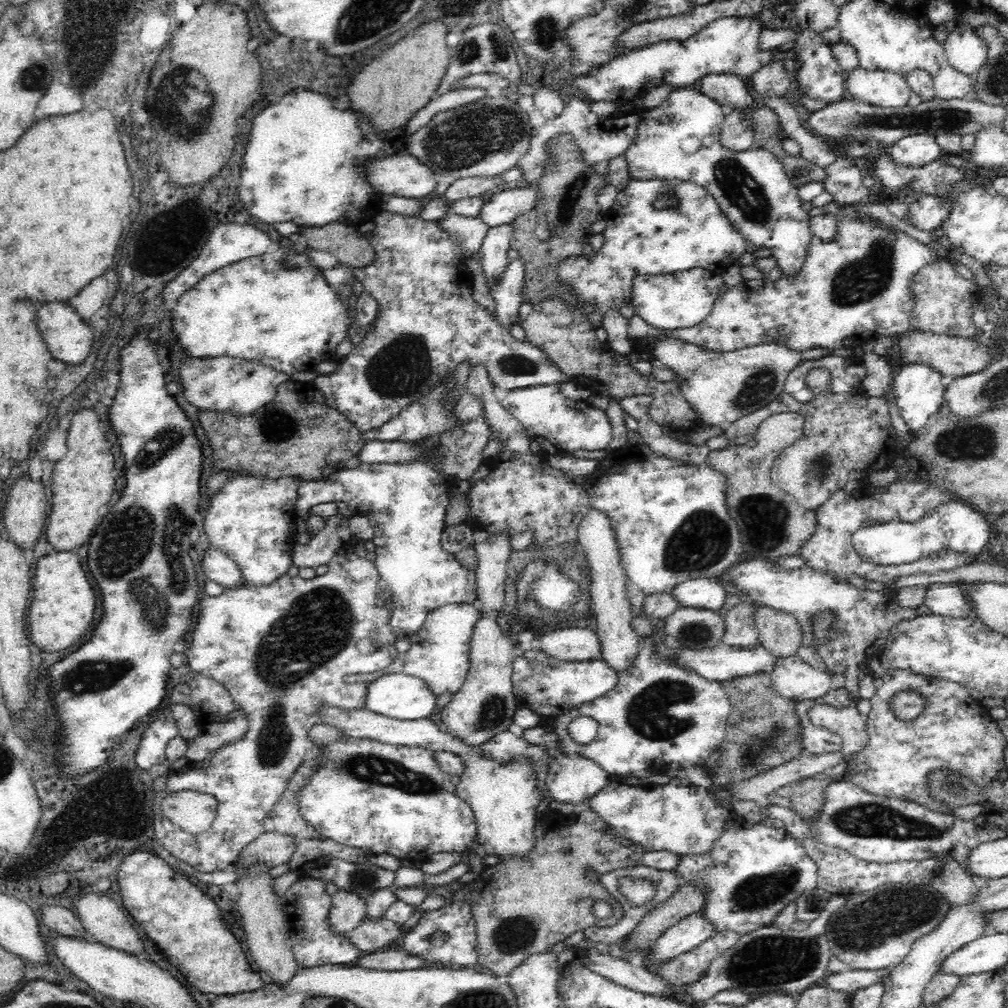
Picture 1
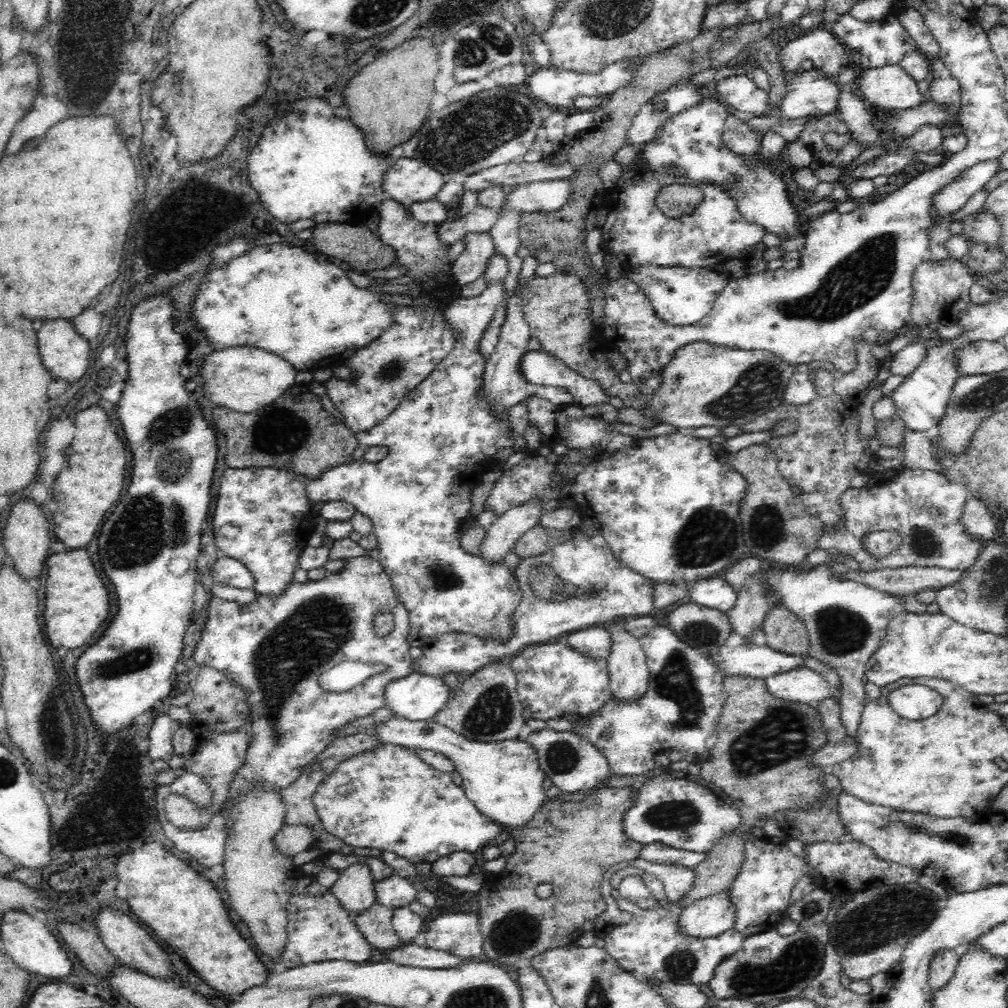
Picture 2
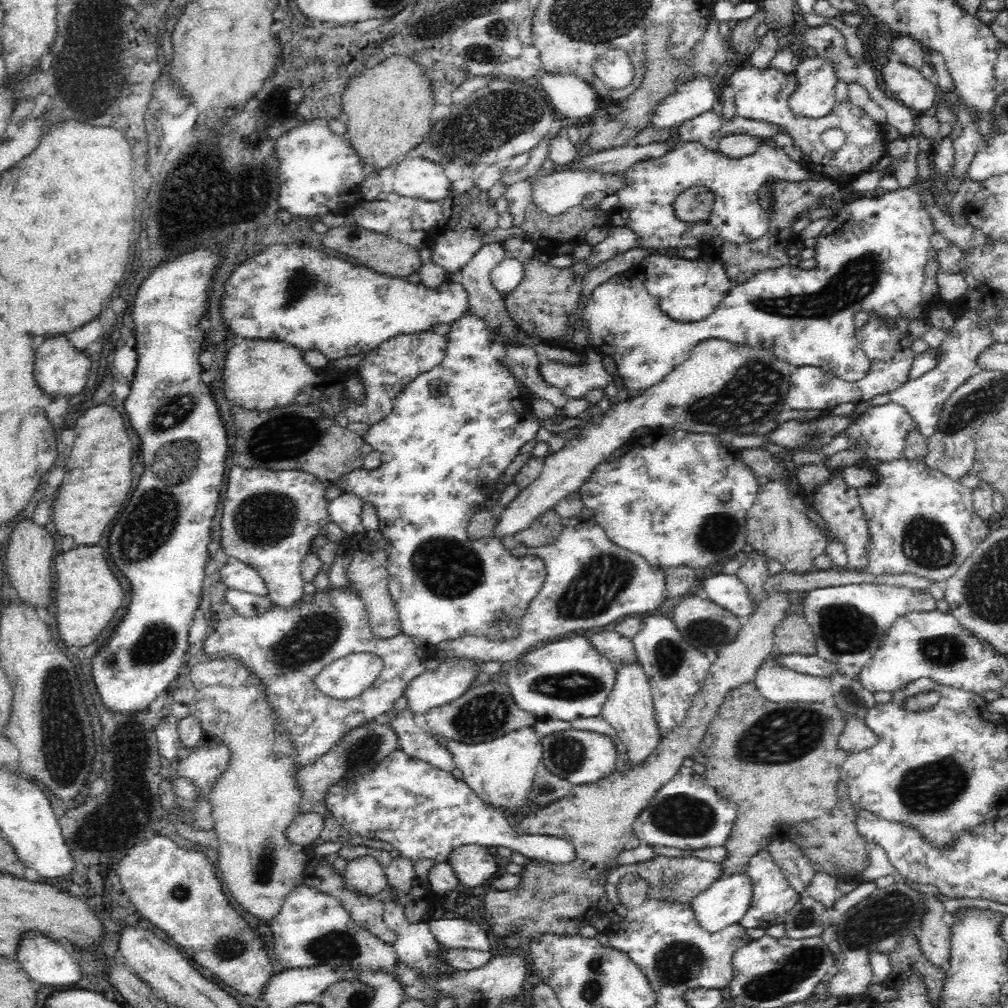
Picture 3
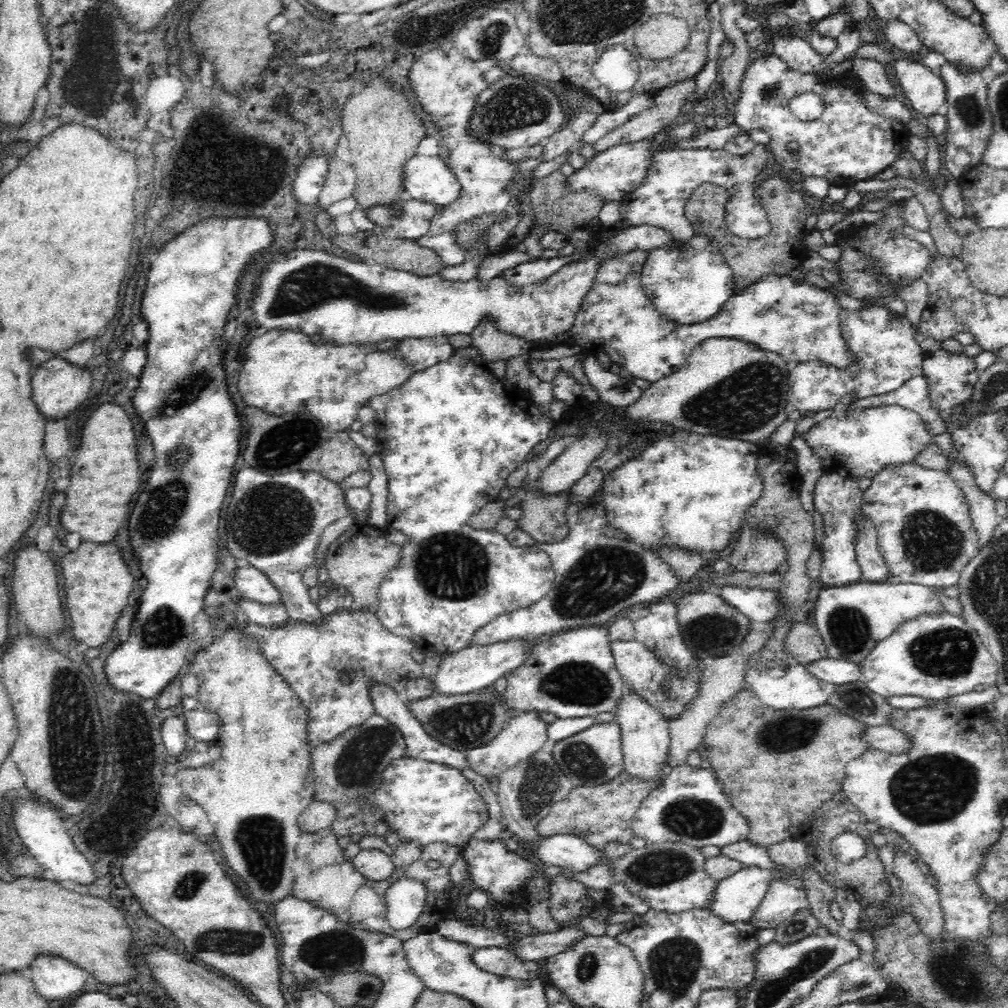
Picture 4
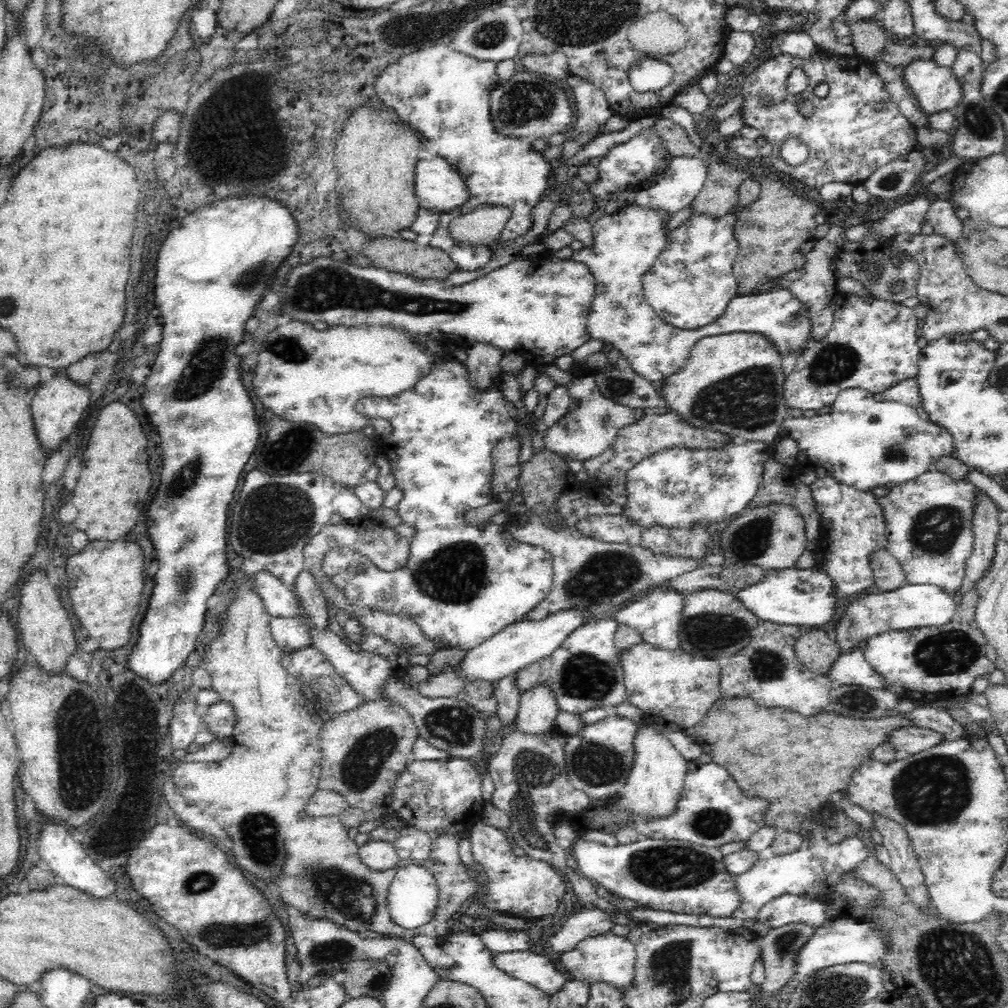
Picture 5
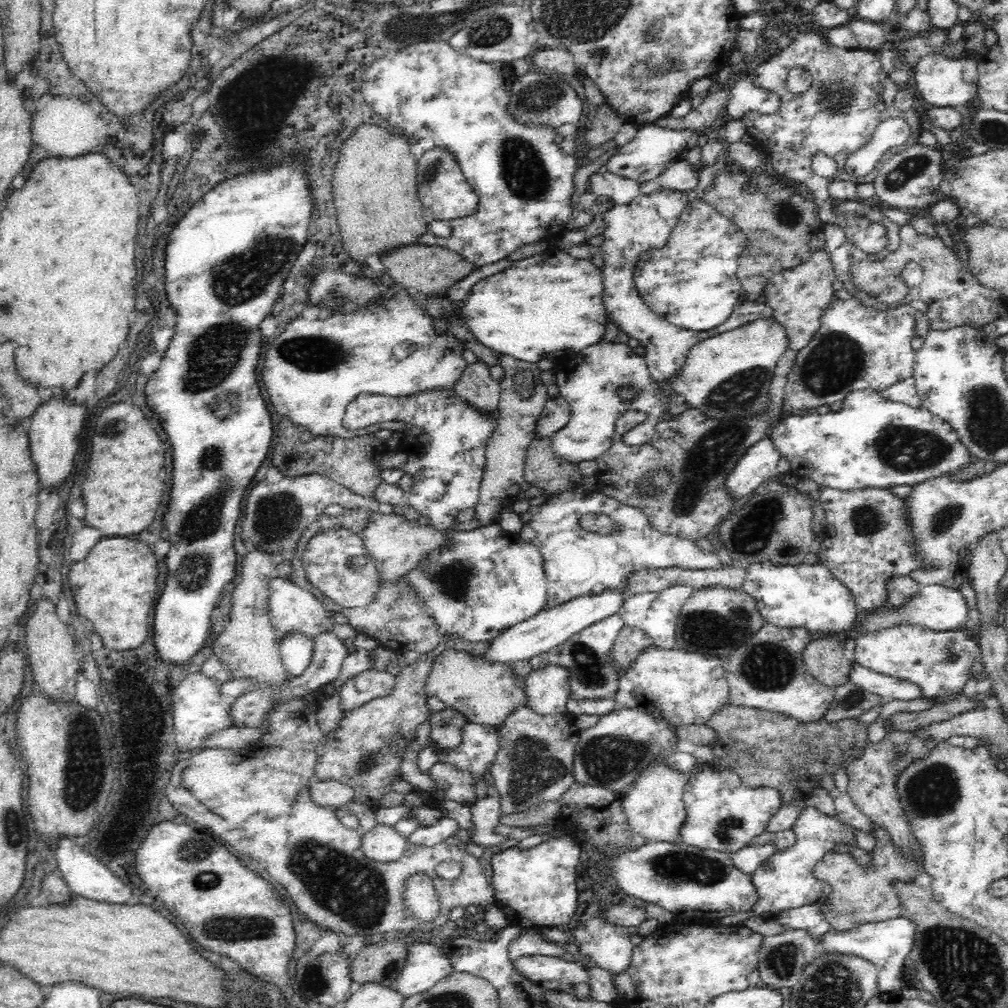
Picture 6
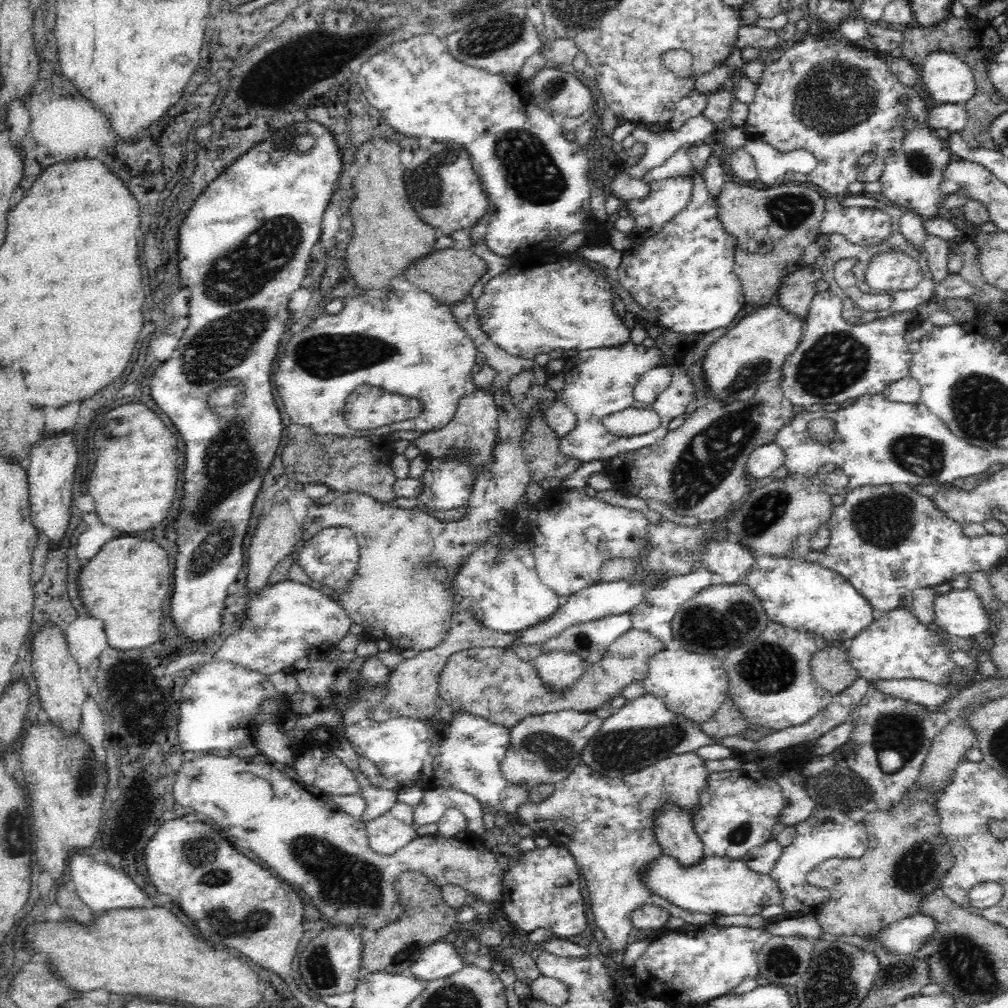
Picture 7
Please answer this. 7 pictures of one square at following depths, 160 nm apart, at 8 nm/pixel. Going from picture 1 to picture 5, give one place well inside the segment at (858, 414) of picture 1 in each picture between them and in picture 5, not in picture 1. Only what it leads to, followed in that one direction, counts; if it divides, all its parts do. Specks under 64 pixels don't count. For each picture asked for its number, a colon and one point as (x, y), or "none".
2: (825, 451)
3: (838, 503)
4: (874, 566)
5: (888, 573)

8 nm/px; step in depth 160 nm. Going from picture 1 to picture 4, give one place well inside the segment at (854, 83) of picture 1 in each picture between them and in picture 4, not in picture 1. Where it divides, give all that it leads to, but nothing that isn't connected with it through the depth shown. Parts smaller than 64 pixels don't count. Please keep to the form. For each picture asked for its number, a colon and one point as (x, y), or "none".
2: (890, 87)
3: (905, 83)
4: (926, 92)

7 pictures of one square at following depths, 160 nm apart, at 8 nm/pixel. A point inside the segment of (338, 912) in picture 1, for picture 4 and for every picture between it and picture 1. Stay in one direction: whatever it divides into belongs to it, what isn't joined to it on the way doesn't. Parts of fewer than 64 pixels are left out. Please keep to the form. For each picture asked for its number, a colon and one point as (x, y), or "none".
2: (355, 889)
3: (364, 873)
4: (372, 862)

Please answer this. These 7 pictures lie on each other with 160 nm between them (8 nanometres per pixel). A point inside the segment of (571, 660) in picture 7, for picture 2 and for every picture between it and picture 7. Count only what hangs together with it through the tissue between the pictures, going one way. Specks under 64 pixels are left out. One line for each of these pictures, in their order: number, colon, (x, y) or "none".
2: (504, 780)
3: (501, 771)
4: (525, 732)
5: (538, 709)
6: (548, 687)

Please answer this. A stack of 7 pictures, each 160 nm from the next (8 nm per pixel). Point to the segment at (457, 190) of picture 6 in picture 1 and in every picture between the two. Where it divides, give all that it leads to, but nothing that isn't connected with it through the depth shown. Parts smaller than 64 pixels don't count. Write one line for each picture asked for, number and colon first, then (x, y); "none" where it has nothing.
1: (402, 175)
2: (406, 180)
3: (421, 178)
4: (428, 178)
5: (439, 187)

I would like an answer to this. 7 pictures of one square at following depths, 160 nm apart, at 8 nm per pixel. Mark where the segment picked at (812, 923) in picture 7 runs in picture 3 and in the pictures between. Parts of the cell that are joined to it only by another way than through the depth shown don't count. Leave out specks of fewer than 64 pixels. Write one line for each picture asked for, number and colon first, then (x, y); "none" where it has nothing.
3: (773, 896)
4: (782, 902)
5: (789, 909)
6: (810, 918)

